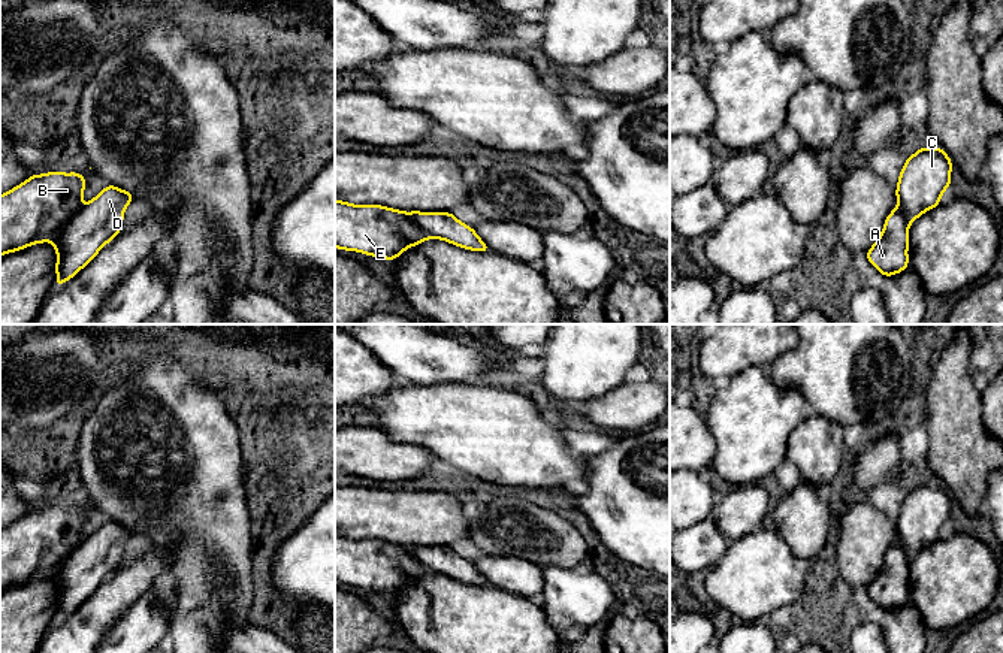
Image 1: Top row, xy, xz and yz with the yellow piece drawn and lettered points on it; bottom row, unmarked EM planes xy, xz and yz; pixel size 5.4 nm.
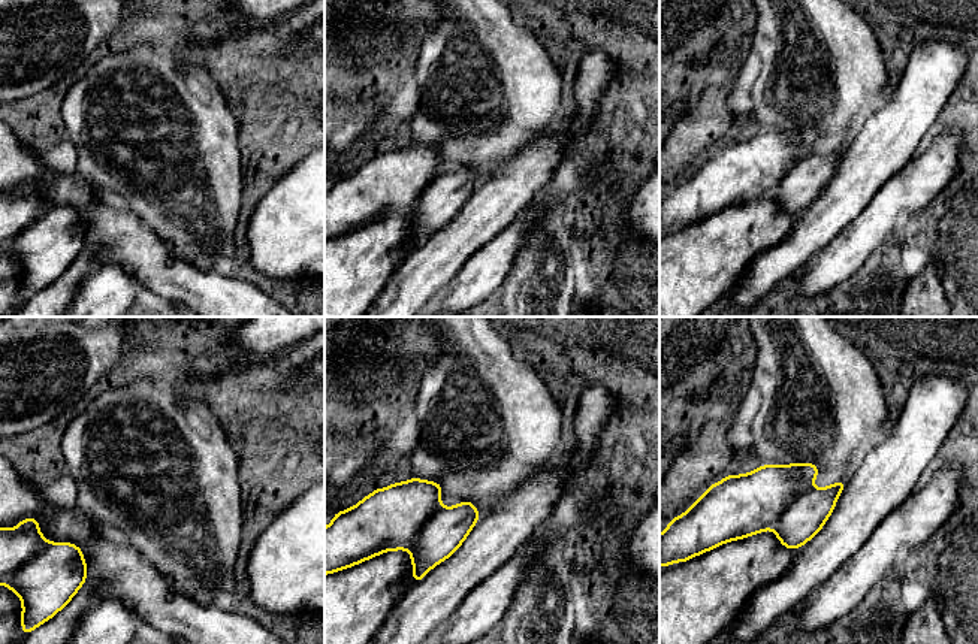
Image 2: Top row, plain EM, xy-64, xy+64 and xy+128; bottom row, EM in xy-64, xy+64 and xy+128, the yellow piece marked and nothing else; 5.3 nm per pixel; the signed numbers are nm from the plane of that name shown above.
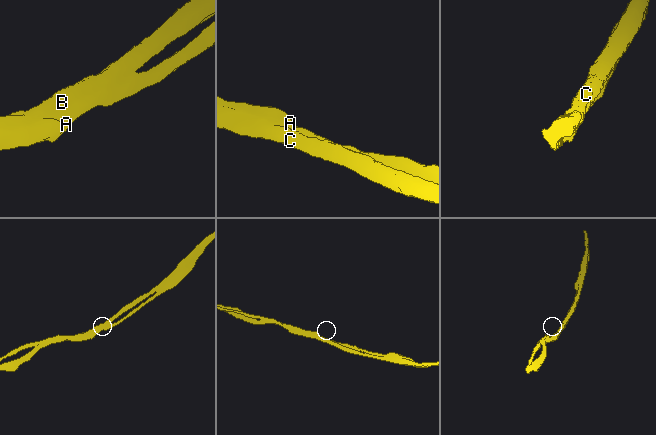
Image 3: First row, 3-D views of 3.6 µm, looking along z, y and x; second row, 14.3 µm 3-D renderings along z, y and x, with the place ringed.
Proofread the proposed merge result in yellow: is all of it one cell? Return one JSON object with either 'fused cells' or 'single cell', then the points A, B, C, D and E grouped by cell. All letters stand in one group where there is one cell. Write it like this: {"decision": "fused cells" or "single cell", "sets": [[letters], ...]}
{"decision": "single cell", "sets": [["A", "B", "C", "D", "E"]]}

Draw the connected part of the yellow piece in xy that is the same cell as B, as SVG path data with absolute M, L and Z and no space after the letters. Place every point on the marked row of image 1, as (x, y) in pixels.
M48 172L33 173L0 196L0 256L49 241L57 251L55 287L73 278L121 232L124 211L135 200L132 193L108 184L82 208L84 190L84 175Z

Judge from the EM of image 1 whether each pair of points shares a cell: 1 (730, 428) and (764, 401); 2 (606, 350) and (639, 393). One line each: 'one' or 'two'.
1: one
2: two

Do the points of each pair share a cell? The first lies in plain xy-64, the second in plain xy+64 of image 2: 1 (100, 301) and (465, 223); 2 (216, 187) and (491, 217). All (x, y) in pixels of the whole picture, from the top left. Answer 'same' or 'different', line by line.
1: same
2: different

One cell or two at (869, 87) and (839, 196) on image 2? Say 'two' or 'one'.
two

